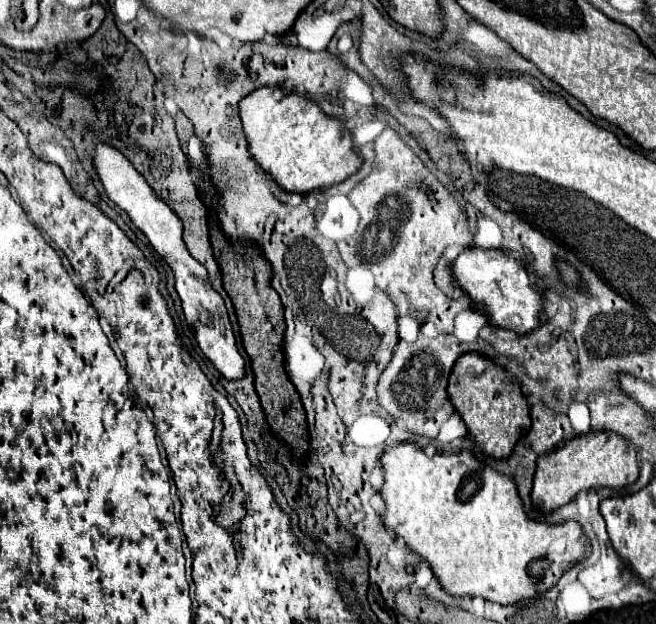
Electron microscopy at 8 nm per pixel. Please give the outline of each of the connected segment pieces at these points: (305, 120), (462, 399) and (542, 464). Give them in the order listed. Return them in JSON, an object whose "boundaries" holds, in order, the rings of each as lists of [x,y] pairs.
{"boundaries":[[[[261,87],[239,103],[239,117],[251,157],[287,193],[307,195],[315,189],[333,187],[357,173],[363,163],[353,149],[345,125],[339,119],[327,117],[317,105],[299,95]]],[[[463,355],[453,365],[449,375],[447,395],[455,411],[467,425],[471,439],[477,447],[495,459],[507,459],[515,443],[523,437],[529,427],[529,405],[519,385],[513,383],[513,377],[495,367],[487,357],[481,355]]],[[[587,433],[567,441],[563,447],[553,449],[545,457],[541,457],[541,461],[537,461],[531,499],[537,509],[549,513],[573,501],[573,497],[581,491],[599,487],[623,489],[627,485],[633,485],[637,477],[637,453],[633,449],[627,449],[623,437],[617,437],[613,433]]]]}

